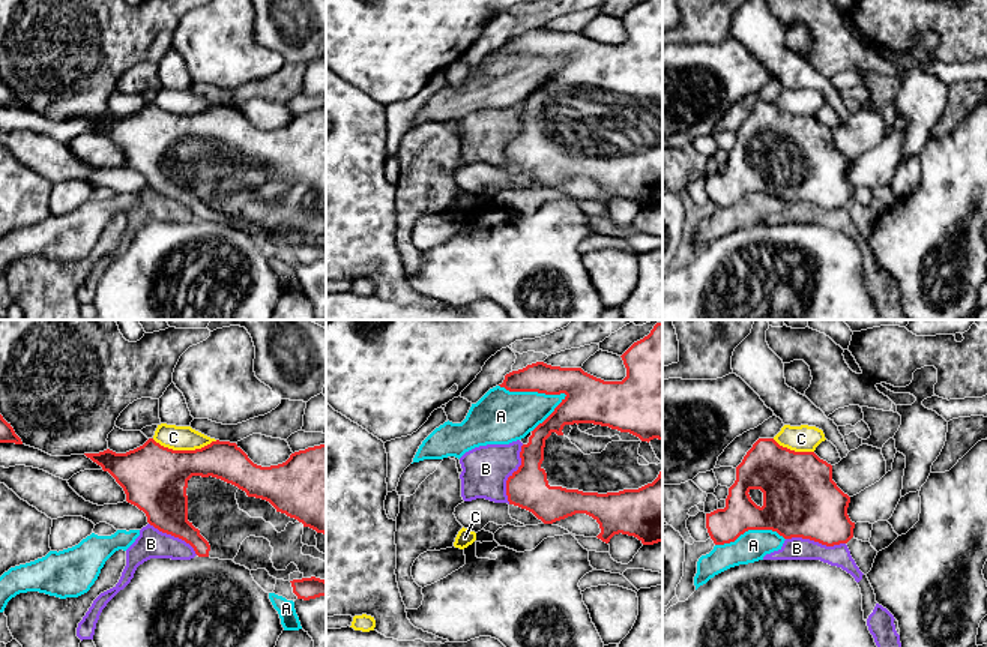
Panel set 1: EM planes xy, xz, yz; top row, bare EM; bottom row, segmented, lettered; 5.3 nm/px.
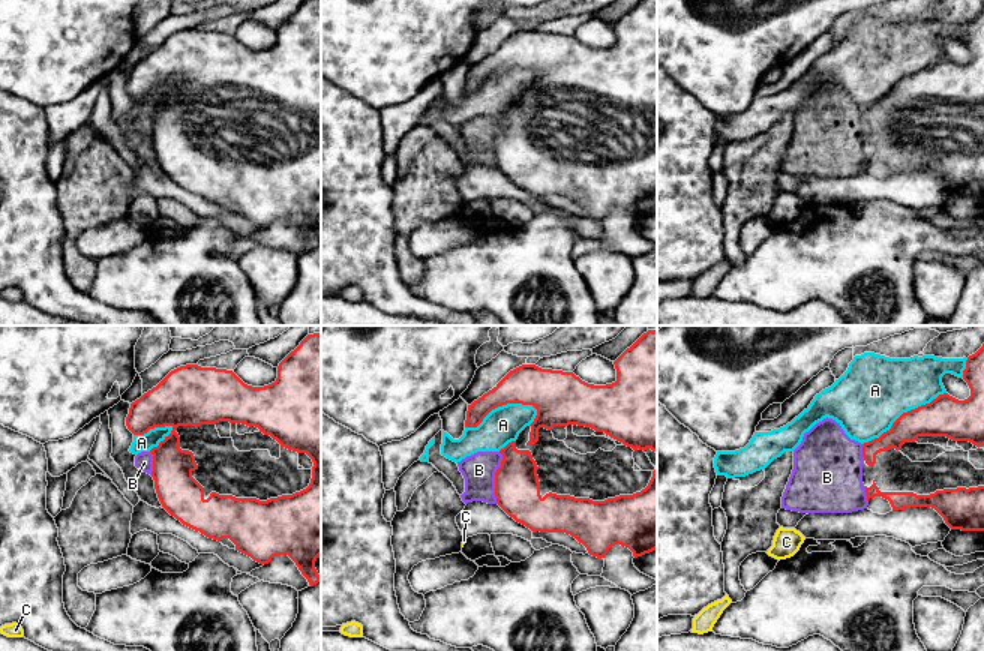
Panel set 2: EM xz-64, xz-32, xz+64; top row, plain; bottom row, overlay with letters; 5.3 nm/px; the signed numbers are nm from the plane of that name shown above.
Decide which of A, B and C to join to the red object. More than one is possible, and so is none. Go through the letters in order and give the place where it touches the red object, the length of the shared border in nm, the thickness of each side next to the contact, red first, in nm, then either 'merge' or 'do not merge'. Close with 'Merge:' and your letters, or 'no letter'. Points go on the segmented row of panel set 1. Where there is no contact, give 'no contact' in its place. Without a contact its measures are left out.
A: xz (534, 391) | 380 nm | 180/280 nm | do not merge
B: xz (513, 475) | 340 nm | 220/260 nm | do not merge
C: xy (185, 451) | 360 nm | 360/130 nm | do not merge
Merge: no letter

